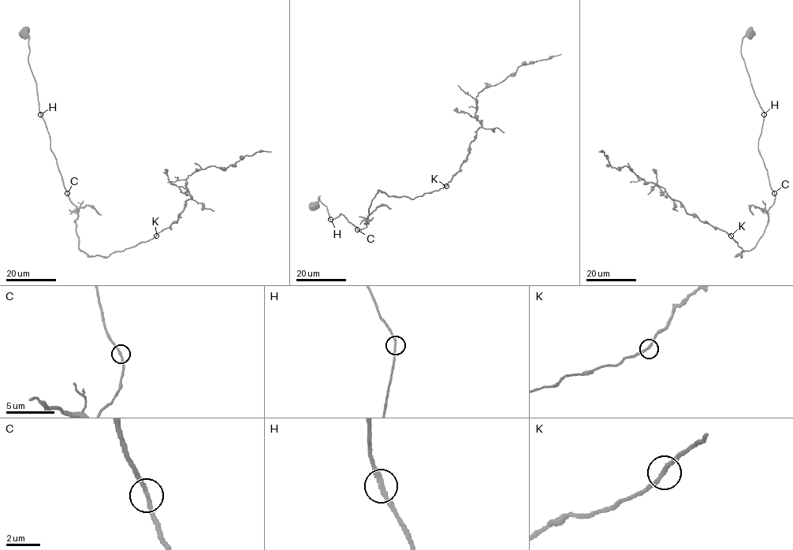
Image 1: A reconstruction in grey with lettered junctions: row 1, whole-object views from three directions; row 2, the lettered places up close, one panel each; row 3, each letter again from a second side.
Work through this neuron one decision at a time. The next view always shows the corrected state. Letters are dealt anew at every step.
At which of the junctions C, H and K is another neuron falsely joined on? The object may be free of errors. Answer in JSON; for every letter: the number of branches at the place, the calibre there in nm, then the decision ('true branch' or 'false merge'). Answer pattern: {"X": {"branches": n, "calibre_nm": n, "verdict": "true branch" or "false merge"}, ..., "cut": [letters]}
{"C": {"branches": 2, "calibre_nm": 200, "verdict": "true branch"}, "H": {"branches": 2, "calibre_nm": 200, "verdict": "true branch"}, "K": {"branches": 2, "calibre_nm": 200, "verdict": "true branch"}, "cut": []}

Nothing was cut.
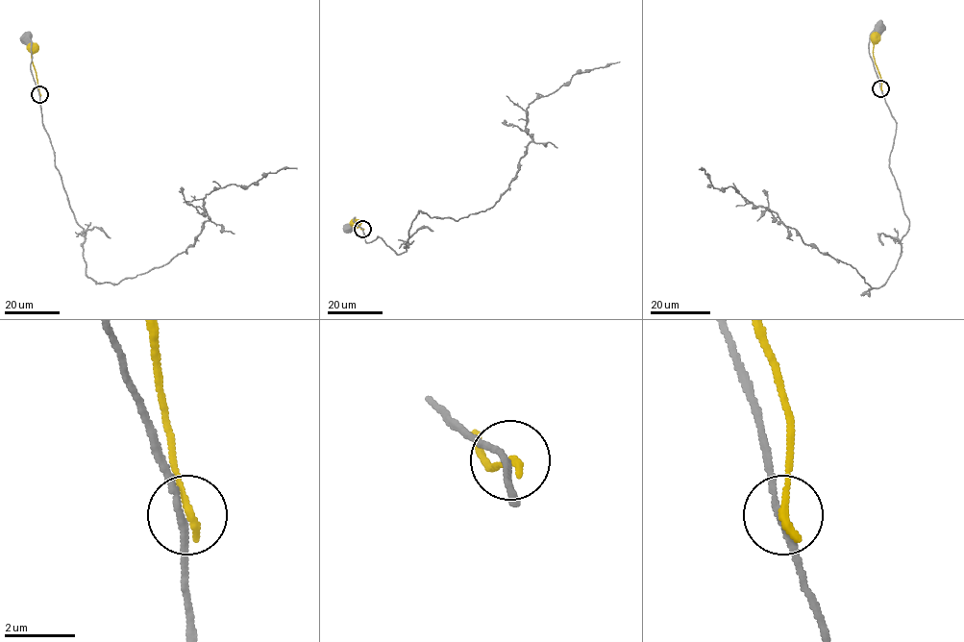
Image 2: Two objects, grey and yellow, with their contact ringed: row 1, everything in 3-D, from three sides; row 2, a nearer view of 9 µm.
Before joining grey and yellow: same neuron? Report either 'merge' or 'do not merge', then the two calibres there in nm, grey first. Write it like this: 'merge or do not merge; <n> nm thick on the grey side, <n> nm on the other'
do not merge; 190 nm thick on the grey side, 260 nm on the other

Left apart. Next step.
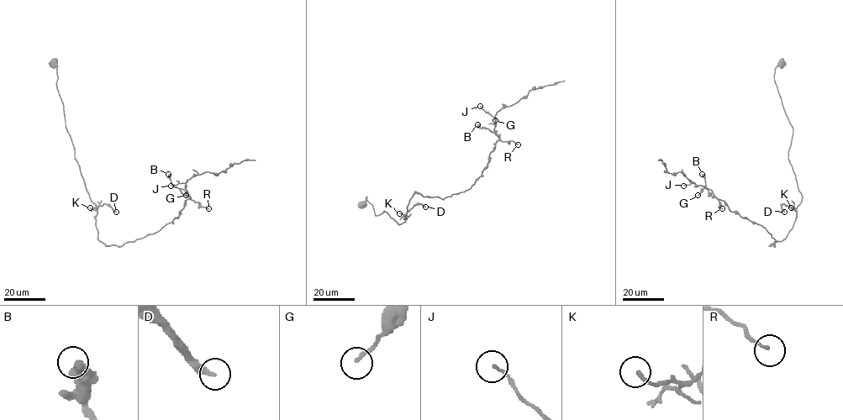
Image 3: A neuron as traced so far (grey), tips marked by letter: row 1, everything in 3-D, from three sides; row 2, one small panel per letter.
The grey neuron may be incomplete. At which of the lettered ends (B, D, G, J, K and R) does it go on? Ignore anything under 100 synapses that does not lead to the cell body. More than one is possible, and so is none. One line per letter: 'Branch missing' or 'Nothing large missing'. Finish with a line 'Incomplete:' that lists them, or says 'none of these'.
B: Nothing large missing
D: Branch missing
G: Nothing large missing
J: Nothing large missing
K: Nothing large missing
R: Nothing large missing
Incomplete: D

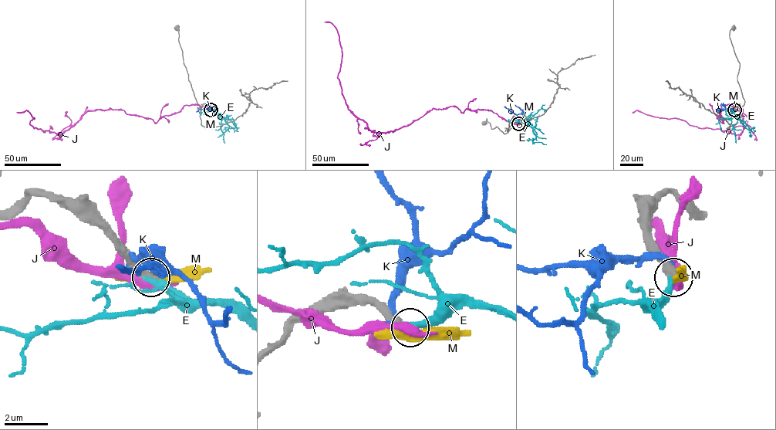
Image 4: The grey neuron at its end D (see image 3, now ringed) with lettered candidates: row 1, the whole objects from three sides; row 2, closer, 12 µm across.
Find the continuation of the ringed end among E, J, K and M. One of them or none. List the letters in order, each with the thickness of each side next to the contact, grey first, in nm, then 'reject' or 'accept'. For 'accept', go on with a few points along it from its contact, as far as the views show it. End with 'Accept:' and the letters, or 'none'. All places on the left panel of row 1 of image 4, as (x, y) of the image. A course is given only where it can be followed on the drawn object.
E: 380 nm thick on the grey side, 280 nm on the other; accept; it runs (210, 110), (223, 117), (228, 125), (228, 129), (225, 129), (233, 128), (238, 131)
J: 420 nm thick on the grey side, 360 nm on the other; reject
K: 360 nm thick on the grey side, 260 nm on the other; reject
M: 380 nm thick on the grey side, 420 nm on the other; reject
Accept: E

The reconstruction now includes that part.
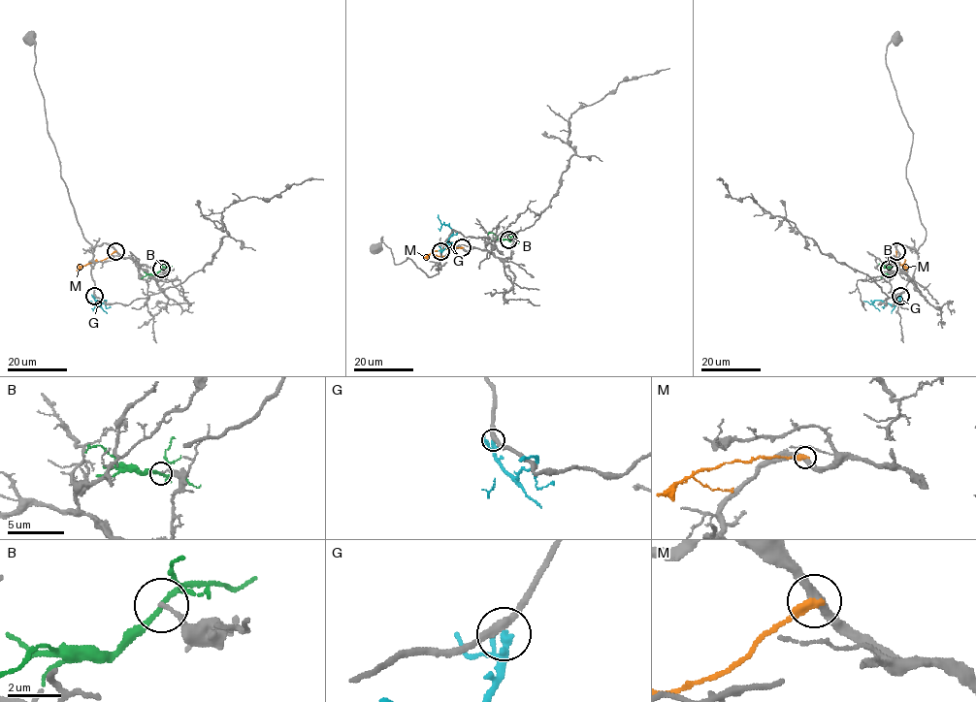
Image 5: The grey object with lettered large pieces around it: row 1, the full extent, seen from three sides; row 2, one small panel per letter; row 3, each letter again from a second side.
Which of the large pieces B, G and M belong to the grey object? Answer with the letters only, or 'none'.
none

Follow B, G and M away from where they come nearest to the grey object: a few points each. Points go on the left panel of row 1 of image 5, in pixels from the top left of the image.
B: (161, 269), (155, 273), (148, 273), (141, 277)
G: (94, 296), (100, 305), (106, 301), (94, 304), (91, 301)
M: (115, 250), (106, 259), (86, 265), (96, 259)

